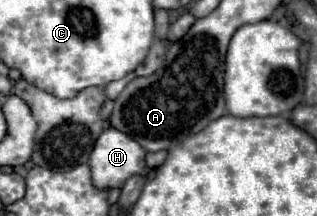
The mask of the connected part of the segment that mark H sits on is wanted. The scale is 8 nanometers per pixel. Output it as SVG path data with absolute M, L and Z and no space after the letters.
M112 126L106 128L90 154L94 186L122 188L130 176L144 172L144 156L146 150L134 138Z

